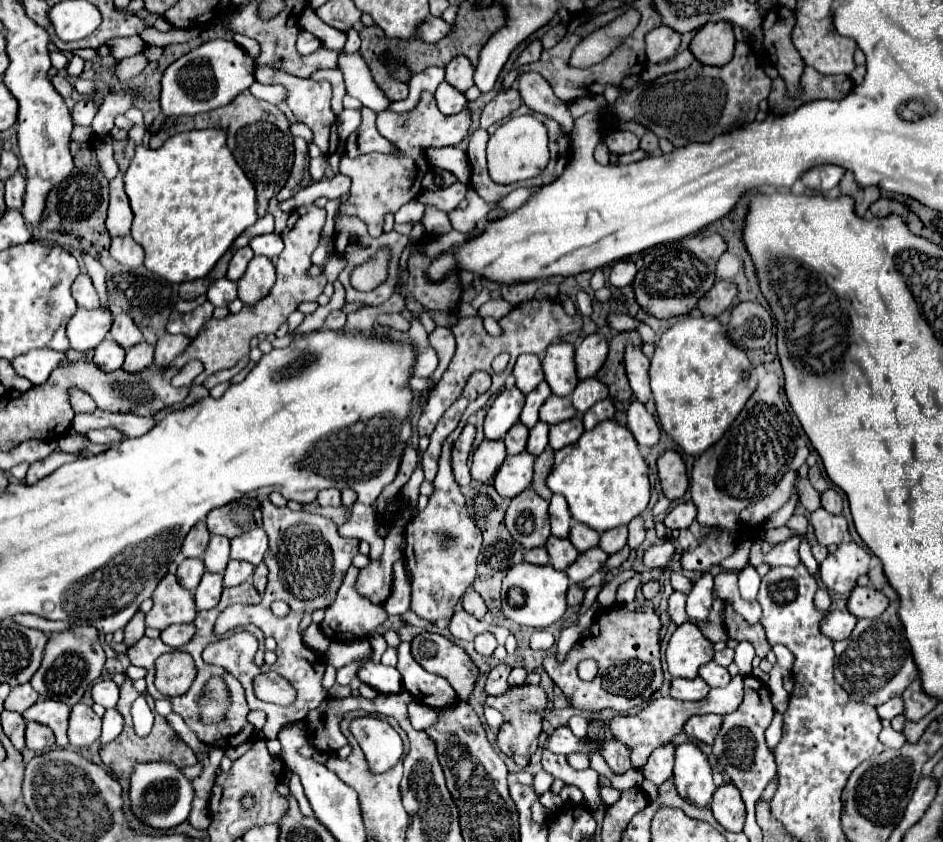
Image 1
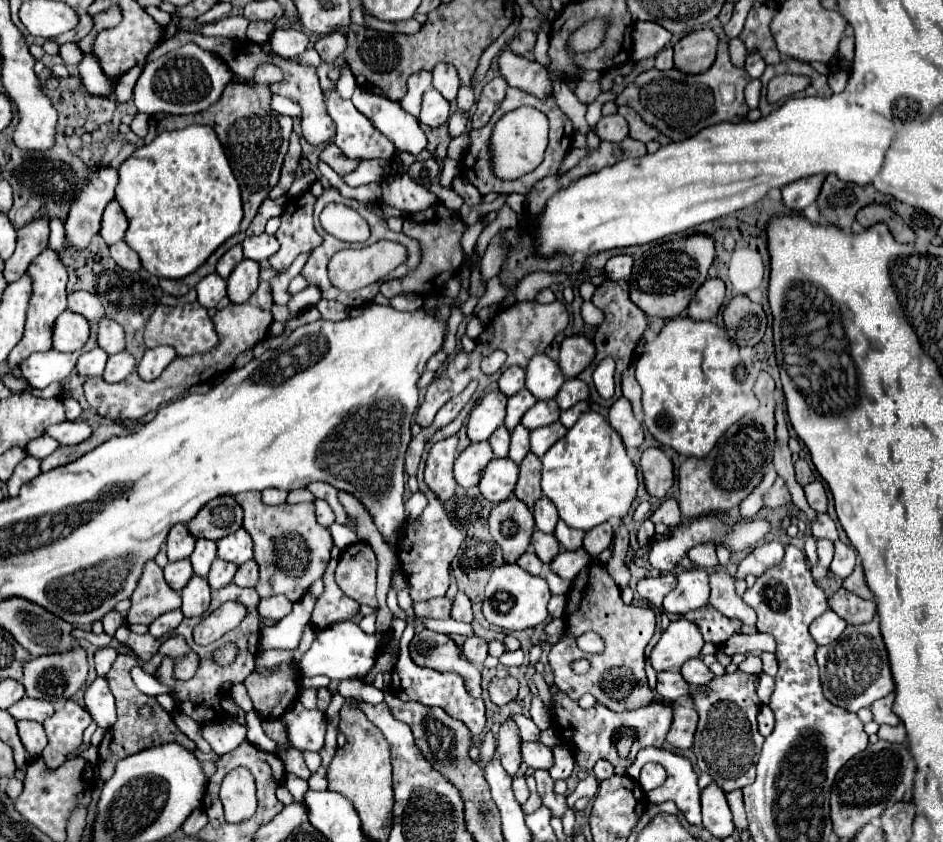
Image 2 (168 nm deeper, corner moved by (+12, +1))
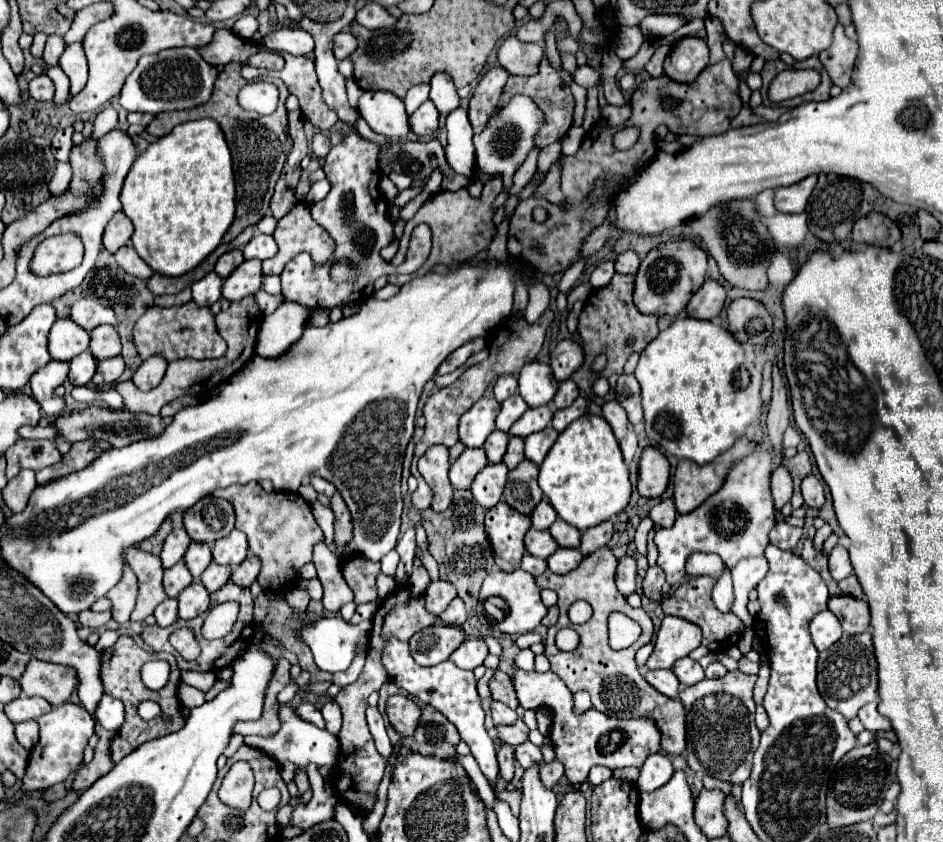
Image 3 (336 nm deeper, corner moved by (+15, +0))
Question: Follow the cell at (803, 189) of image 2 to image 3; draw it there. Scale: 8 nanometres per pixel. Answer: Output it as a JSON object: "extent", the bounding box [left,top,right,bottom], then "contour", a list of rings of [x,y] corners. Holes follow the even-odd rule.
{"extent":[776,176,818,214],"contour":[[[808,176],[804,178],[802,182],[796,182],[792,186],[786,186],[786,188],[778,188],[776,190],[776,210],[778,212],[788,212],[788,214],[798,214],[798,212],[804,212],[806,204],[808,204],[808,198],[816,186],[816,180],[818,176]]]}

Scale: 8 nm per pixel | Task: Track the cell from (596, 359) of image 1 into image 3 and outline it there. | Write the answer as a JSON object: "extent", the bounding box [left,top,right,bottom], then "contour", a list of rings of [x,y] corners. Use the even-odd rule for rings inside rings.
{"extent":[550,340,584,382],"contour":[[[574,340],[558,342],[550,352],[550,366],[558,382],[568,380],[576,372],[576,368],[580,368],[582,362],[584,362],[584,350]]]}

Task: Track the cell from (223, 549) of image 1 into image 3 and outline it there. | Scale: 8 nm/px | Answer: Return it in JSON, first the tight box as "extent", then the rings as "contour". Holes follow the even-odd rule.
{"extent":[184,542,212,580],"contour":[[[190,542],[188,552],[184,556],[184,562],[190,570],[190,574],[194,576],[194,580],[198,580],[198,576],[202,576],[202,572],[208,568],[208,564],[212,562],[212,554],[210,554],[210,546],[202,544],[202,542]]]}

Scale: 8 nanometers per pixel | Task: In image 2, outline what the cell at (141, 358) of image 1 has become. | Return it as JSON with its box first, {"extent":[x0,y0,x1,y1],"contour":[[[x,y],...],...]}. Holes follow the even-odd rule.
{"extent":[103,351,135,383],"contour":[[[119,351],[119,353],[115,353],[115,355],[111,355],[107,359],[107,367],[105,367],[103,379],[107,379],[107,383],[123,381],[133,369],[135,369],[133,355],[129,351]]]}

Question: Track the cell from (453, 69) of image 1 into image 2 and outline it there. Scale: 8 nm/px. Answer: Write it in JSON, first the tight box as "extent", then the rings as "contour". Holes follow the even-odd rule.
{"extent":[433,63,459,101],"contour":[[[439,63],[433,69],[433,87],[447,99],[453,101],[457,97],[459,91],[459,77],[453,65],[447,63]]]}

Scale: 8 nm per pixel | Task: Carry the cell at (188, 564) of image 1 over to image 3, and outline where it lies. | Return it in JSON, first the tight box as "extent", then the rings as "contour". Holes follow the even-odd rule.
{"extent":[164,560,192,598],"contour":[[[180,560],[180,564],[174,564],[170,570],[164,572],[164,590],[170,598],[176,598],[190,584],[192,584],[192,574],[188,572],[188,568],[182,560]]]}

